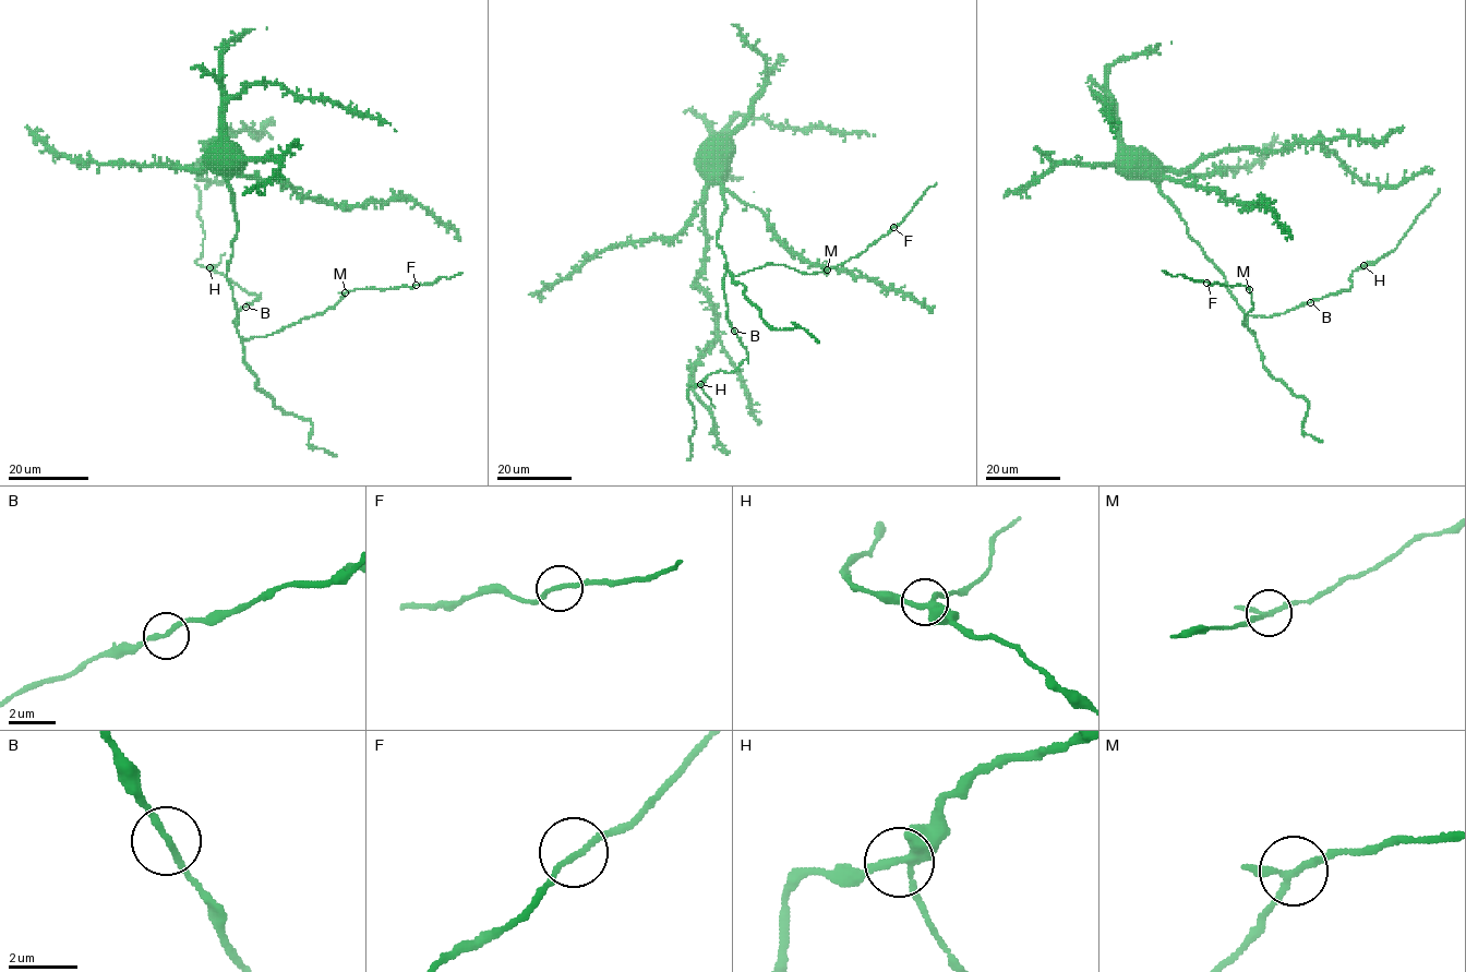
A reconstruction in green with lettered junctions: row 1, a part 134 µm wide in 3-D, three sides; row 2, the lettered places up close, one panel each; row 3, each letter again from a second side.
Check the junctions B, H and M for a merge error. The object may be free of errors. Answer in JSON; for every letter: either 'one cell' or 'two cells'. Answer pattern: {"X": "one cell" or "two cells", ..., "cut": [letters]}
{"B": "one cell", "H": "one cell", "M": "two cells", "cut": ["M"]}

